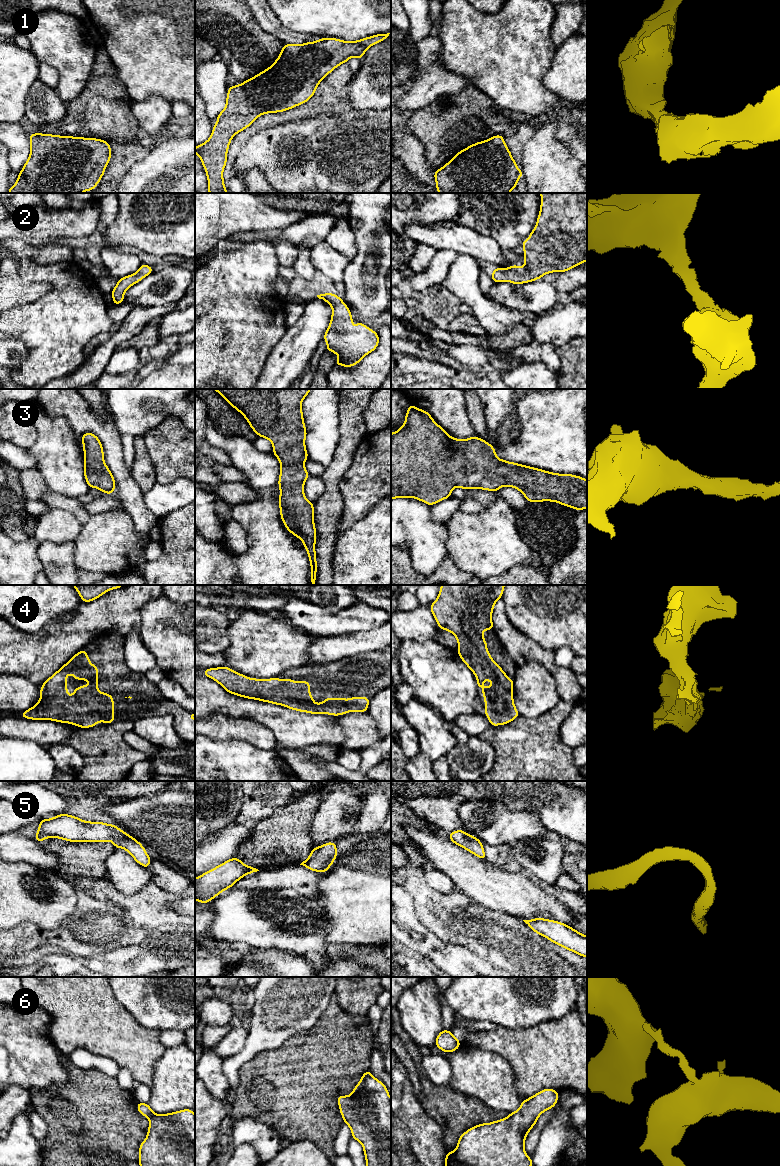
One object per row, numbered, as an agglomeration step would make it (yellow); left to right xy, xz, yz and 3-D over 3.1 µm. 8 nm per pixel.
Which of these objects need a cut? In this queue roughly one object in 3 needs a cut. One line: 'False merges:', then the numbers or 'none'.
False merges: none

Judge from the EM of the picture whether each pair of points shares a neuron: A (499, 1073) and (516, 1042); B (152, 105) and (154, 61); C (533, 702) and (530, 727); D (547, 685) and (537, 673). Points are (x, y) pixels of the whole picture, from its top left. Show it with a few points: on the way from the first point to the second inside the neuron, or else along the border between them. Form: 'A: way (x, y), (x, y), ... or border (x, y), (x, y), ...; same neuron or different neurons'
A: border (485, 1050), (499, 1054), (510, 1065), (514, 1082); different neurons
B: border (132, 101), (160, 95), (171, 105); different neurons
C: border (553, 708), (535, 717), (519, 715); different neurons
D: way (544, 682), (538, 676); same neuron

